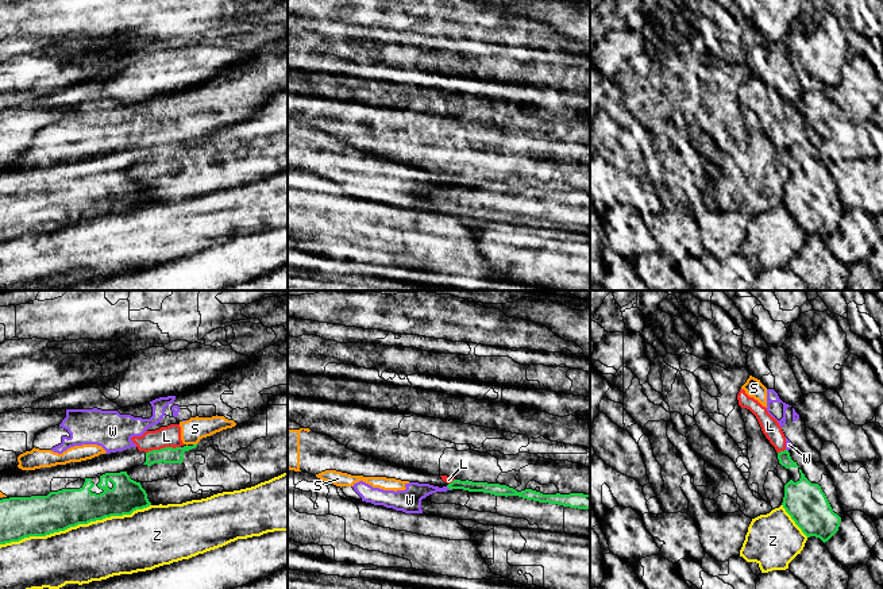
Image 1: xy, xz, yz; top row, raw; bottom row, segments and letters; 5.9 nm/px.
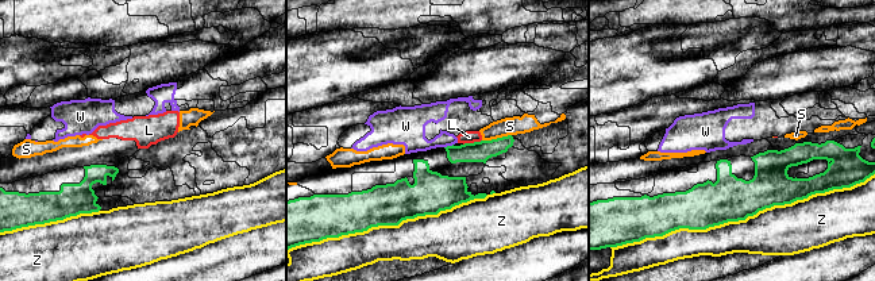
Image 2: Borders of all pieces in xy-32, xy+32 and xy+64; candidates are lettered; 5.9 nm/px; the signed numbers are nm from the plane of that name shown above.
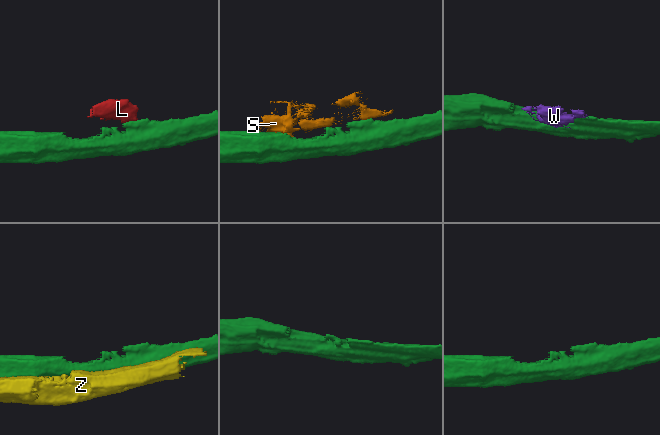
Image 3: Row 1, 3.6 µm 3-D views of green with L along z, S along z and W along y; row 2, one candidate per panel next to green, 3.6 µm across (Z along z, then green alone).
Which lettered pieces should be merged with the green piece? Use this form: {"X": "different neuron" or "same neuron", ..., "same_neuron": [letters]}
{"L": "different neuron", "S": "different neuron", "W": "different neuron", "Z": "different neuron", "same_neuron": []}

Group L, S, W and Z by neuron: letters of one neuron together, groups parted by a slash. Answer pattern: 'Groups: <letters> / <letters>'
Groups: L S W / Z

